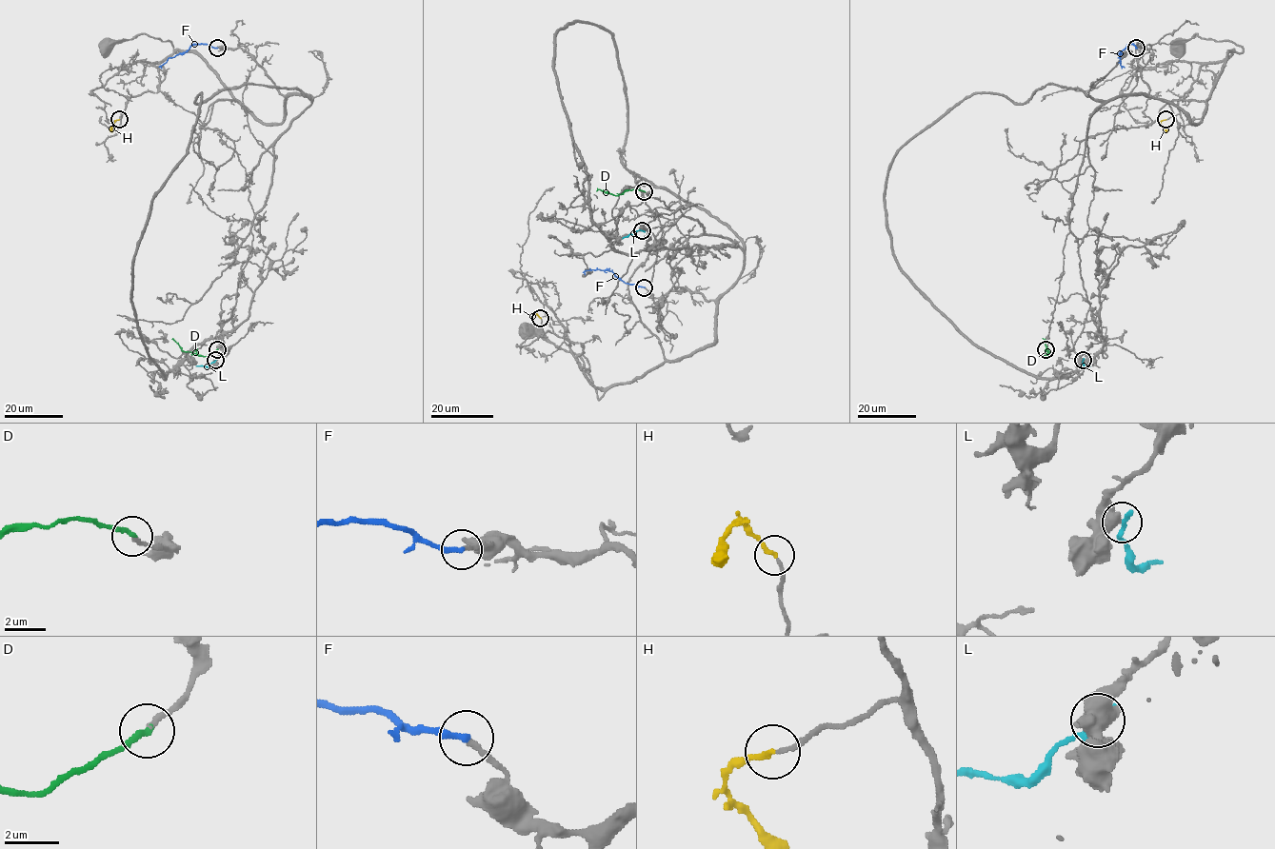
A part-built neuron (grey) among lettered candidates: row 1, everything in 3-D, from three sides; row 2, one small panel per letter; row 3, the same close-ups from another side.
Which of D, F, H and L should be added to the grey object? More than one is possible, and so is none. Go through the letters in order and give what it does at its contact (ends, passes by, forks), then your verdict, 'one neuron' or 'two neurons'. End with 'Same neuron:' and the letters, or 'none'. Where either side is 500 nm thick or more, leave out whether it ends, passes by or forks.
D: it ends; one neuron
F: it ends; two neurons
H: it ends; one neuron
L: two neurons
Same neuron: D, H

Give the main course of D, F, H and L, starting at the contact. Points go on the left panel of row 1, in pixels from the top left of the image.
D: (217, 349), (207, 356), (199, 356), (185, 352), (172, 338)
F: (217, 48), (193, 44), (161, 68)
H: (119, 120), (110, 131)
L: (215, 360), (208, 365), (196, 365)

